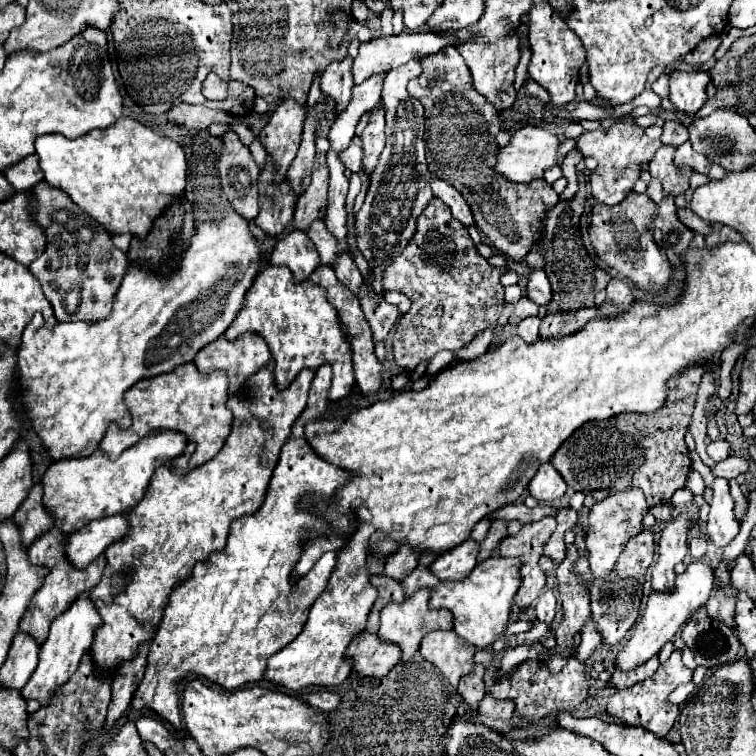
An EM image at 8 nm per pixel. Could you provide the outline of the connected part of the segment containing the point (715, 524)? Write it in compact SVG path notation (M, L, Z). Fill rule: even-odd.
M718 477L714 481L714 501L710 505L706 535L716 547L726 547L740 531L740 521L734 515L734 499L728 481Z

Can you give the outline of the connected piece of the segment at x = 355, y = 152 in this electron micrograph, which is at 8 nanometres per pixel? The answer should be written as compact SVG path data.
M360 137L352 139L350 147L346 147L346 151L342 151L340 159L342 159L346 169L350 169L352 173L360 173L360 165L362 165L362 143L360 143Z

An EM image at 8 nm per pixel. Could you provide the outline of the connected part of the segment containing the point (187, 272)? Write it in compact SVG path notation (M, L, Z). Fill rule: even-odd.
M230 209L230 211L224 213L222 219L196 227L196 233L194 233L194 237L190 241L188 251L184 253L184 259L180 261L180 265L170 275L166 275L166 279L154 279L154 275L150 275L150 271L142 271L142 267L128 267L128 271L124 275L124 281L122 281L122 287L118 289L112 313L104 321L98 321L98 323L56 323L50 331L46 331L44 317L40 313L32 317L32 321L24 329L22 345L20 345L20 351L18 351L18 363L16 363L16 367L18 367L16 369L18 385L16 385L16 391L18 391L18 403L20 403L22 411L26 411L26 417L30 419L32 429L40 437L42 447L48 451L52 461L60 461L64 457L78 457L78 455L88 457L88 455L92 455L92 451L98 449L98 445L100 445L100 441L102 441L102 437L104 437L110 423L118 423L120 429L128 429L130 427L130 413L124 407L124 393L134 383L138 383L140 379L146 379L146 377L156 377L160 373L168 373L178 365L192 363L196 353L202 347L206 347L208 343L212 343L214 339L224 335L224 331L230 327L230 323L238 315L236 311L240 311L240 307L244 303L244 297L246 297L246 291L250 289L250 285L252 285L252 281L254 281L254 277L258 273L258 267L260 267L260 249L258 249L258 243L254 241L254 237L250 235L248 225L250 223L246 219L242 219L234 209Z

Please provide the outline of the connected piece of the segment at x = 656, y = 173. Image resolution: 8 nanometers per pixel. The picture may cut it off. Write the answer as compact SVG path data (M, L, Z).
M660 147L650 161L650 175L662 183L664 195L682 195L688 189L688 179L692 175L690 167L676 167L674 161L674 147Z

